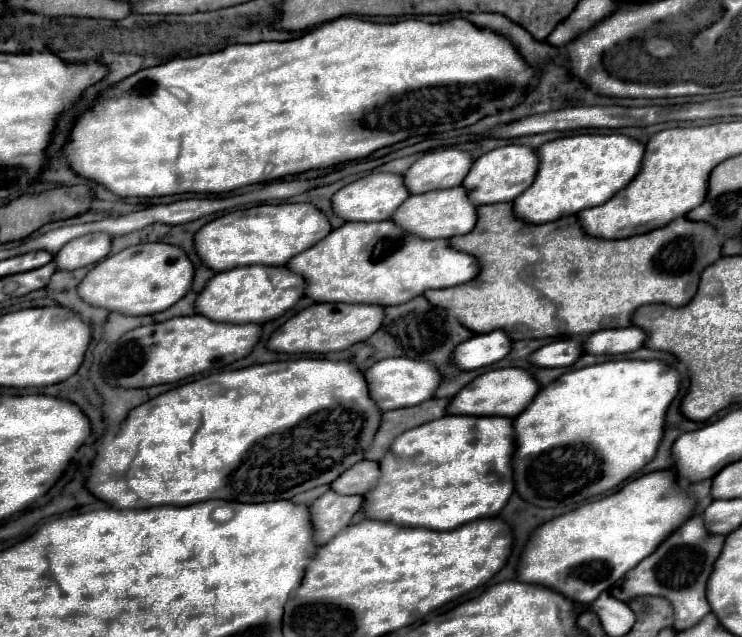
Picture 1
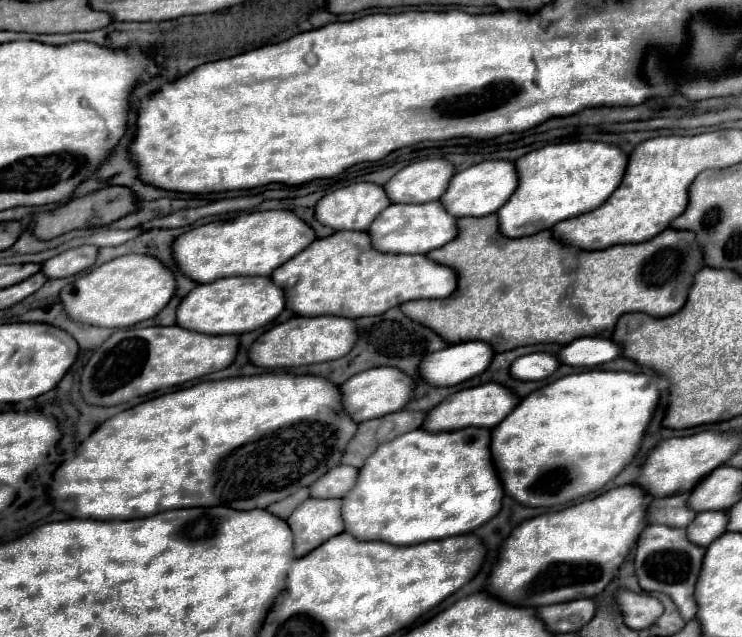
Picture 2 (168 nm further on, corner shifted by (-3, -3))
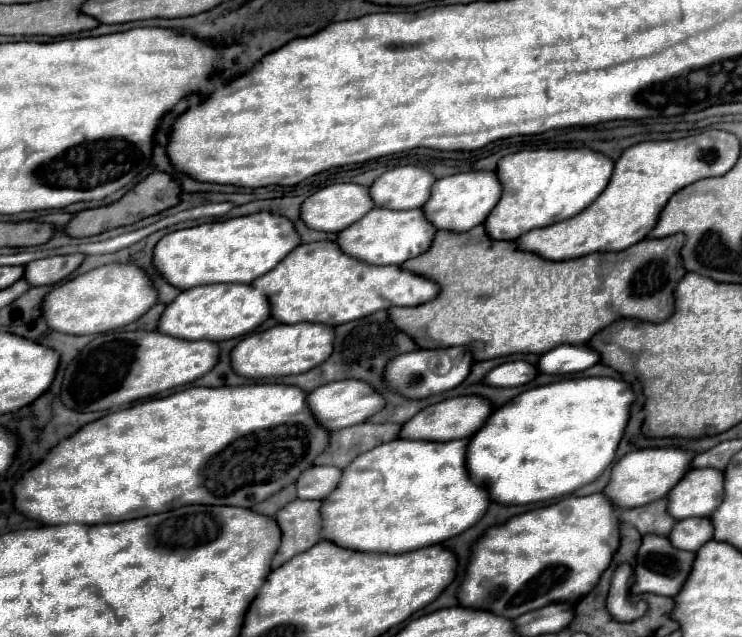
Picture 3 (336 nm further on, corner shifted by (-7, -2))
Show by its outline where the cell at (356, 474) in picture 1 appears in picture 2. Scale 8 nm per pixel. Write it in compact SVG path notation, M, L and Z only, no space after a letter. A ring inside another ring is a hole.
M339 465L311 485L311 497L319 497L319 499L343 497L347 495L347 491L351 491L351 487L355 487L357 477L359 477L357 467Z

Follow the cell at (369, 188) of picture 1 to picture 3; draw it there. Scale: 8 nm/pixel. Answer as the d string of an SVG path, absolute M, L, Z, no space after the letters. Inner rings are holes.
M333 184L317 190L301 204L301 220L313 230L341 232L371 208L367 186Z

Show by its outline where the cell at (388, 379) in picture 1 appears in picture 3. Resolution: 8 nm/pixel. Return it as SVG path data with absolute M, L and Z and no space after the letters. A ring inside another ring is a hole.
M361 380L331 382L331 384L319 386L307 394L307 408L309 408L311 416L315 418L315 422L319 422L319 426L323 426L329 432L365 422L369 416L379 412L383 408L383 404L385 404L383 396L377 394L367 382L361 382Z

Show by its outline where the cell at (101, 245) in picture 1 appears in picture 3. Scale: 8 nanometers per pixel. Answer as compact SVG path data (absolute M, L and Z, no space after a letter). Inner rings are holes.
M69 254L69 256L51 256L33 260L25 266L23 278L31 282L31 286L53 286L67 278L83 260L83 254Z

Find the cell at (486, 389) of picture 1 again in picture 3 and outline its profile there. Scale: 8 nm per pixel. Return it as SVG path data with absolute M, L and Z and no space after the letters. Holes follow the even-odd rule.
M457 396L443 400L439 404L427 406L421 412L417 412L409 422L403 424L403 430L399 432L399 438L403 440L433 440L433 442L447 442L447 440L459 440L459 438L471 438L479 426L491 416L493 408L491 402L479 396Z

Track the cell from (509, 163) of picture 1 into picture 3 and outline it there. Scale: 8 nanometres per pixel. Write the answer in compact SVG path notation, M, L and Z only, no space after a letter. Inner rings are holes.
M461 172L447 178L437 180L431 186L431 196L423 204L425 218L439 230L451 232L467 232L477 224L483 224L487 214L493 210L501 194L501 186L497 182L495 172Z

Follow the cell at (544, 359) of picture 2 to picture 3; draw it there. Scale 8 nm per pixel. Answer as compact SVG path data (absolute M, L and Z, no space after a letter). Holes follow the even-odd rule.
M517 360L517 362L505 362L497 368L493 368L485 378L483 384L487 386L497 386L497 388L515 388L515 386L523 386L529 380L533 380L537 376L537 368Z

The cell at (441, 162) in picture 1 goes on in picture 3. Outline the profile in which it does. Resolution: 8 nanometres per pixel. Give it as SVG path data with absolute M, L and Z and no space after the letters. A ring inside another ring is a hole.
M399 166L381 174L371 186L369 194L375 208L413 210L421 208L431 194L435 178L419 166Z

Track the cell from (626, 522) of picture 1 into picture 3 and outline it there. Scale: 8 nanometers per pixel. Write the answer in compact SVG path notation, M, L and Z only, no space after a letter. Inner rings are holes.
M591 494L585 498L563 498L555 504L517 514L499 526L489 526L471 546L465 578L457 588L457 600L465 608L487 610L509 620L519 614L543 608L551 602L579 602L599 582L601 574L611 564L611 556L619 546L617 512L603 494Z

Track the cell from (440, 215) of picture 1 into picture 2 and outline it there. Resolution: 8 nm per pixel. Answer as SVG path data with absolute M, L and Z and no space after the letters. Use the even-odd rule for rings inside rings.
M439 201L421 205L393 203L375 219L375 223L371 223L367 233L371 235L373 247L383 253L427 253L443 247L443 243L449 243L455 237L455 223L457 219L451 219L451 215L439 207Z

